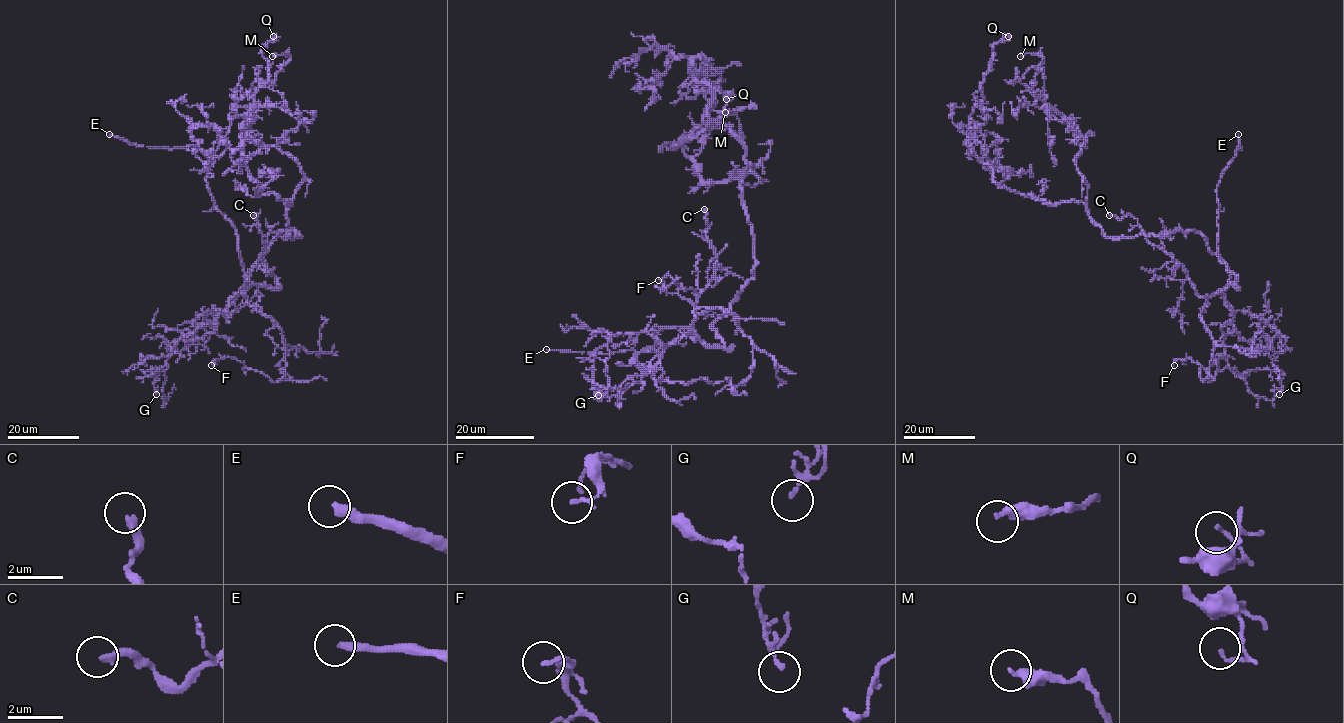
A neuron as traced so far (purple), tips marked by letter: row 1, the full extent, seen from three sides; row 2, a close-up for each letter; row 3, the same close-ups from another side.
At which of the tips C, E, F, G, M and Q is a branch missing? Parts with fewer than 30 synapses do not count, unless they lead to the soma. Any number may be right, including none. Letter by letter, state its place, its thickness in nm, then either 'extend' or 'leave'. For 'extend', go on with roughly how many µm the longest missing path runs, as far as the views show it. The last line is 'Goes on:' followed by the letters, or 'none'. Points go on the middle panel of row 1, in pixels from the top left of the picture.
C: at (704, 209); 280 nm thick; leave
E: at (546, 349); 320 nm thick; extend; about 60 µm are missing
F: at (658, 280); 120 nm thick; leave
G: at (598, 395); 90 nm thick; leave
M: at (725, 112); 320 nm thick; leave
Q: at (726, 99); 130 nm thick; leave
Goes on: E

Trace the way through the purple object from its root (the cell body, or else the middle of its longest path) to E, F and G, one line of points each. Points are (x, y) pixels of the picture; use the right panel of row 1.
E: (1160, 236), (1179, 230), (1199, 232), (1237, 276), (1237, 288), (1218, 253), (1216, 188), (1241, 147), (1238, 134)
F: (1160, 236), (1199, 232), (1237, 276), (1200, 314), (1214, 343), (1209, 375), (1187, 357), (1174, 365)
G: (1160, 236), (1199, 232), (1237, 276), (1222, 292), (1233, 313), (1224, 357), (1239, 374), (1277, 368), (1279, 394)

